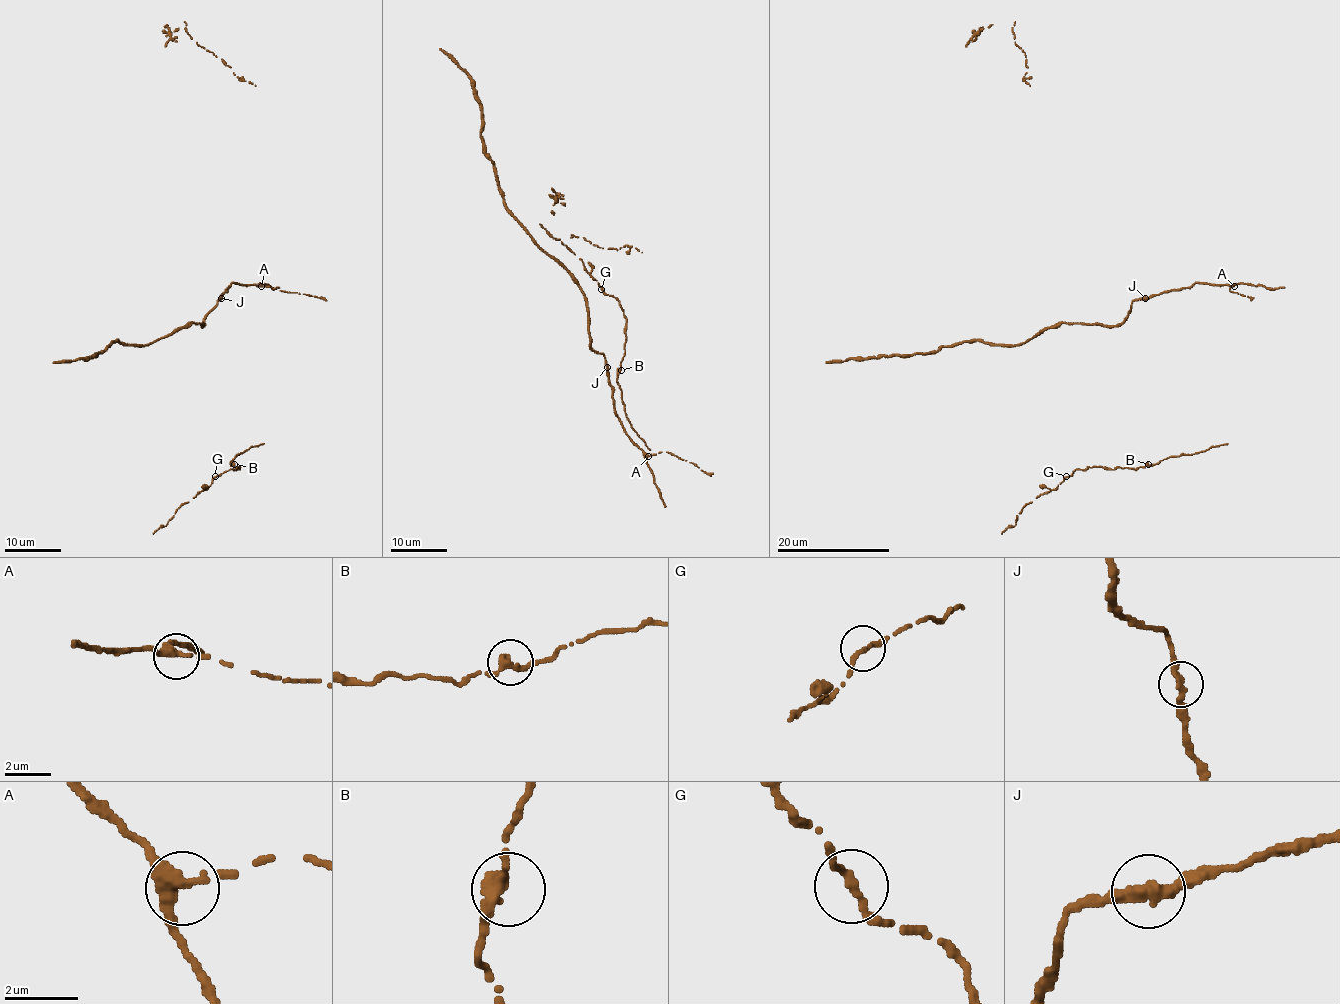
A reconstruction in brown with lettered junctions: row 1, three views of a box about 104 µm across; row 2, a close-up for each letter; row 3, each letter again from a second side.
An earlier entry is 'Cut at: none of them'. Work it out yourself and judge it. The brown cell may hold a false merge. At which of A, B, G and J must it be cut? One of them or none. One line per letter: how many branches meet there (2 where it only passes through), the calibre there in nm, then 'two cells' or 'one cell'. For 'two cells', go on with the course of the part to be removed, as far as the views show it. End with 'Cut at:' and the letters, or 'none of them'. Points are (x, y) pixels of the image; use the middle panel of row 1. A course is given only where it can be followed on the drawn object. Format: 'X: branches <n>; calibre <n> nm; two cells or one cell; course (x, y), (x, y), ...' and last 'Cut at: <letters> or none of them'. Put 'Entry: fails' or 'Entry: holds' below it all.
A: branches 3; calibre 300 nm; one cell
B: branches 2; calibre 340 nm; one cell
G: branches 2; calibre 200 nm; one cell
J: branches 2; calibre 340 nm; one cell
Cut at: none of them
Entry: holds

